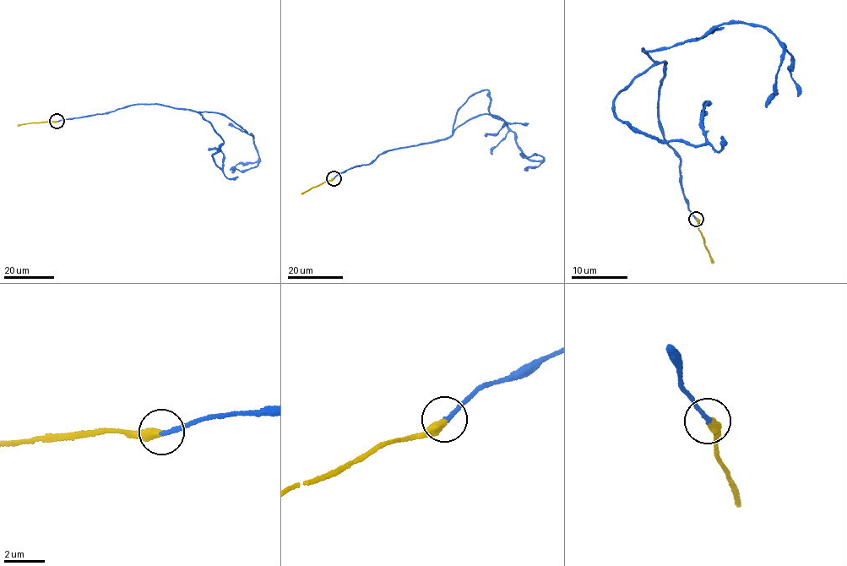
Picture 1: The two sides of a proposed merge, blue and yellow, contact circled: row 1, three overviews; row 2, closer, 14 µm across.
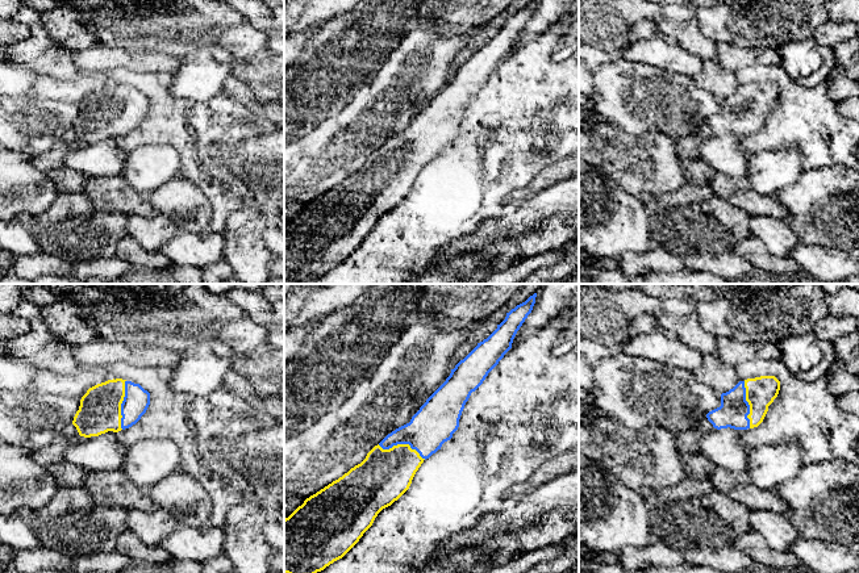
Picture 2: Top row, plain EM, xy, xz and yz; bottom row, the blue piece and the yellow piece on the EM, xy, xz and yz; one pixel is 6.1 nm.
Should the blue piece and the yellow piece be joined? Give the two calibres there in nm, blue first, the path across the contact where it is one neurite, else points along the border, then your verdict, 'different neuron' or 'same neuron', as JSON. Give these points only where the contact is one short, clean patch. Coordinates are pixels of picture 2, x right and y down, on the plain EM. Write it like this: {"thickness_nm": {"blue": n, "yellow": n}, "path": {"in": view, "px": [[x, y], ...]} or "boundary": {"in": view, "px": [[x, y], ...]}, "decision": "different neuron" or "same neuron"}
{"thickness_nm": {"blue": 260, "yellow": 320}, "path": {"in": "xz", "px": [[434, 129], [417, 146], [401, 149], [401, 158], [384, 180]]}, "decision": "same neuron"}

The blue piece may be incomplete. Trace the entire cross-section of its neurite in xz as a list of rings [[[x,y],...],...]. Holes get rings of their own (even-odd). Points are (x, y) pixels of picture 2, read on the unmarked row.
[[[537,0],[530,1],[525,8],[506,18],[505,25],[497,30],[497,34],[487,45],[478,49],[478,51],[451,75],[446,87],[426,105],[409,129],[388,139],[367,159],[360,170],[307,204],[301,212],[284,225],[284,279],[296,283],[313,281],[342,264],[372,231],[378,219],[383,214],[391,212],[409,195],[421,170],[441,155],[442,150],[450,146],[453,139],[458,135],[462,117],[471,99],[483,89],[488,79],[512,54],[517,37],[533,16],[535,3]]]

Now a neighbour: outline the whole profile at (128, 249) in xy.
[[[129,235],[118,242],[116,256],[128,262],[133,267],[163,268],[171,264],[171,260],[159,251],[145,250]]]

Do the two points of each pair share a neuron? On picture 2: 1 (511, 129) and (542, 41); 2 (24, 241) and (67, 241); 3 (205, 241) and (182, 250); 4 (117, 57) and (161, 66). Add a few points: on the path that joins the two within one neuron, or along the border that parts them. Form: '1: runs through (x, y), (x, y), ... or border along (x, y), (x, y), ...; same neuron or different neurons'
1: runs through (516, 107), (521, 82), (533, 63); same neuron
2: border along (33, 233), (42, 251); different neurons
3: runs through (200, 246), (196, 250), (187, 250); same neuron
4: runs through (128, 58), (150, 61); same neuron

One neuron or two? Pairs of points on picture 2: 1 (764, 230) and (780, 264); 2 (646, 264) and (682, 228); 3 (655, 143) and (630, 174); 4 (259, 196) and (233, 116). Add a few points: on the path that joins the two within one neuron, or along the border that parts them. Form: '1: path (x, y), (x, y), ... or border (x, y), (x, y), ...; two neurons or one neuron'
1: border (753, 235), (771, 254), (788, 256); two neurons
2: border (653, 246), (663, 246), (680, 256); two neurons
3: path (653, 151), (638, 166); one neuron
4: path (259, 176), (259, 142), (253, 136); one neuron

